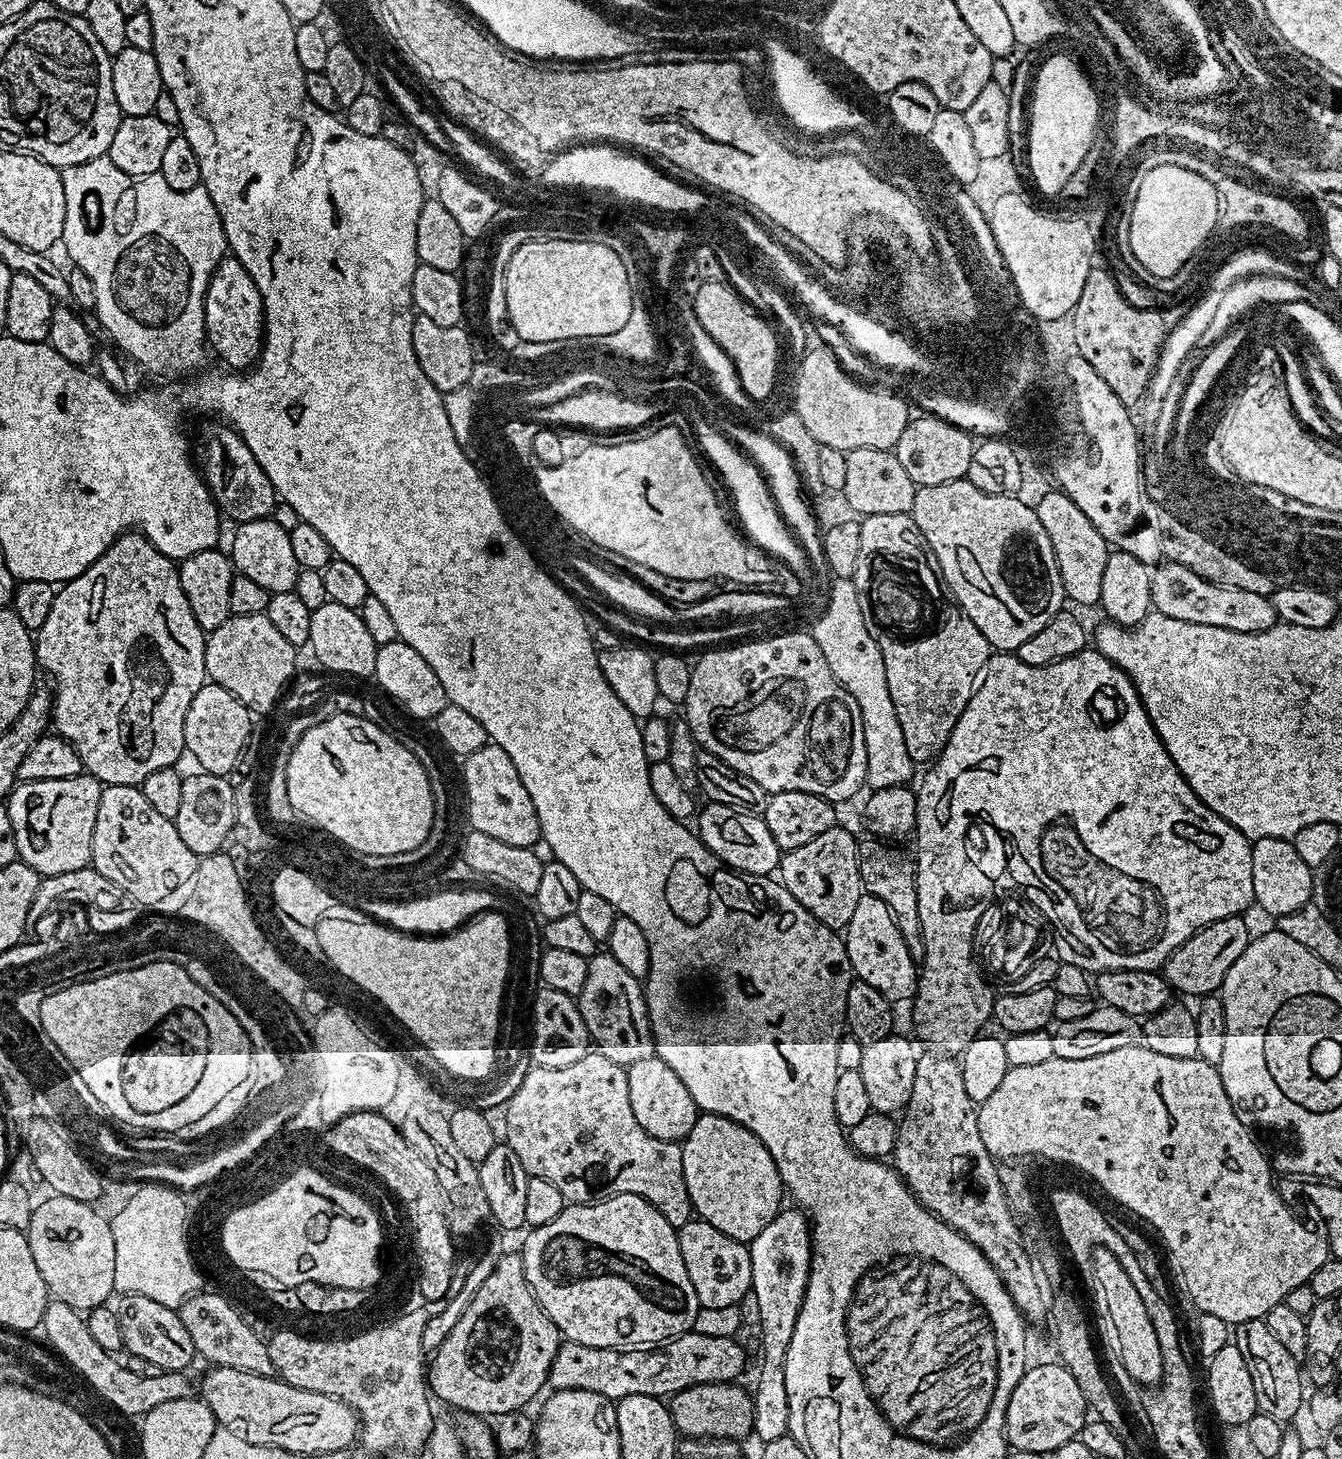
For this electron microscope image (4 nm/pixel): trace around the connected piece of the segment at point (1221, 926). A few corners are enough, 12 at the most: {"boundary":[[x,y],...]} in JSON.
{"boundary":[[1243,915],[1198,930],[1164,964],[1173,993],[1221,991],[1250,933]]}

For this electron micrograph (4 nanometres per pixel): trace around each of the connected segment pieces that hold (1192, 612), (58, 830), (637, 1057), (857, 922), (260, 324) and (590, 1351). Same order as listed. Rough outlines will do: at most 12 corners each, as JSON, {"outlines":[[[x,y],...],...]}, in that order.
{"outlines":[[[1164,562],[1153,609],[1182,622],[1265,632],[1271,599]],[[17,783],[17,857],[41,877],[89,867],[101,787]],[[607,950],[578,997],[588,1039],[625,1066],[654,1054],[641,981]],[[861,895],[842,939],[855,979],[915,997],[913,960],[886,902]],[[228,254],[204,295],[206,344],[232,370],[264,346],[264,299]],[[731,1336],[639,1350],[565,1339],[547,1387],[671,1398],[744,1372]]]}

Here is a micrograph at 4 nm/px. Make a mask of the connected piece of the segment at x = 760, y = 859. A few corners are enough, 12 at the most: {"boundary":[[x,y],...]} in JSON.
{"boundary":[[708,802],[694,828],[723,864],[771,877],[782,849],[763,816]]}

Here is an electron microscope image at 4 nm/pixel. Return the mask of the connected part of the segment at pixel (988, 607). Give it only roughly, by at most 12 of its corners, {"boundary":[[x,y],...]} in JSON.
{"boundary":[[965,478],[910,514],[961,610],[1015,653],[1065,607],[1031,503]]}

